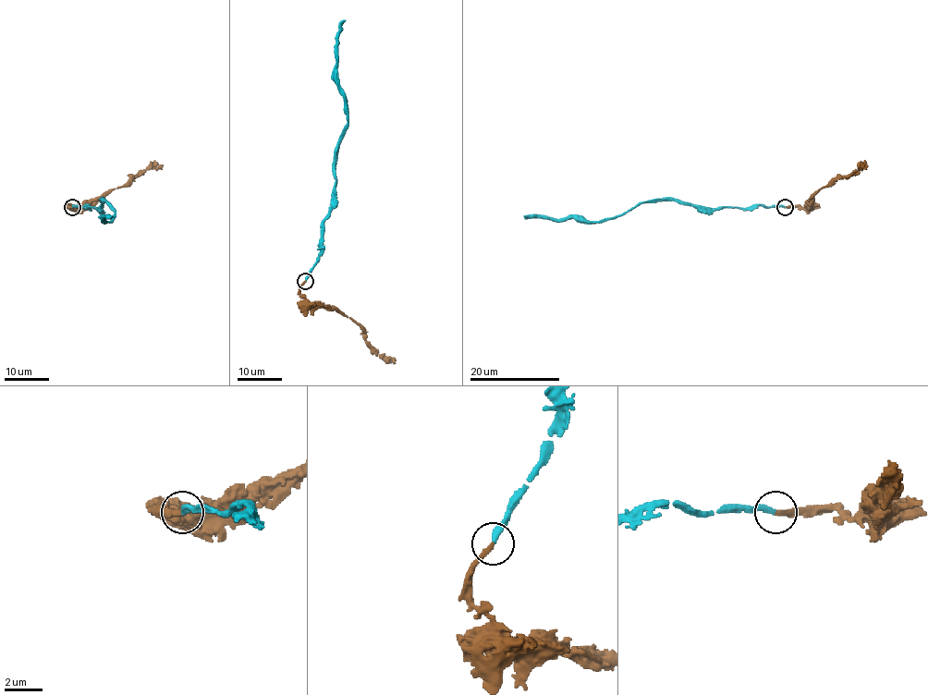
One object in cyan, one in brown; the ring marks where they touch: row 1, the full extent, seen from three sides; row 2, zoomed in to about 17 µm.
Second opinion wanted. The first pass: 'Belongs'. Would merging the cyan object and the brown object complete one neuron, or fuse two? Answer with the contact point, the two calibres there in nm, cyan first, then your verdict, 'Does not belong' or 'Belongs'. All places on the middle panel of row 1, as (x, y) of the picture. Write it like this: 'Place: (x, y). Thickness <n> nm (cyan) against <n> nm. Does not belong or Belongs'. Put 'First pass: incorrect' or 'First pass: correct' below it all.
Place: (305, 281). Thickness 320 nm (cyan) against 280 nm. Belongs
First pass: correct

